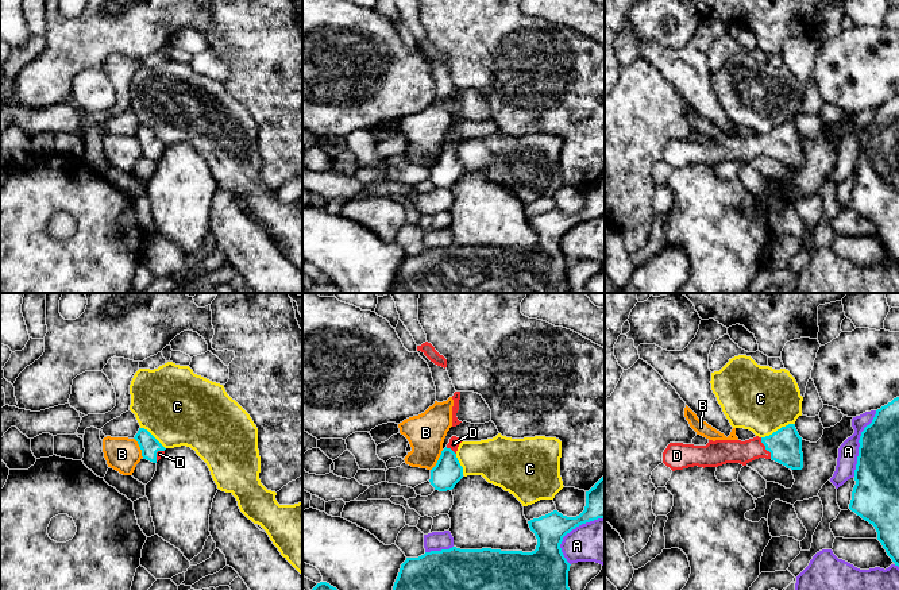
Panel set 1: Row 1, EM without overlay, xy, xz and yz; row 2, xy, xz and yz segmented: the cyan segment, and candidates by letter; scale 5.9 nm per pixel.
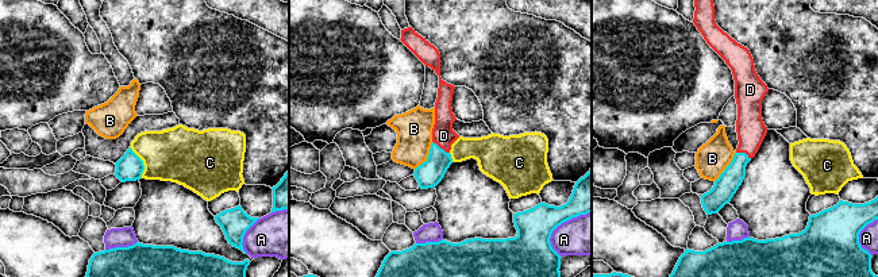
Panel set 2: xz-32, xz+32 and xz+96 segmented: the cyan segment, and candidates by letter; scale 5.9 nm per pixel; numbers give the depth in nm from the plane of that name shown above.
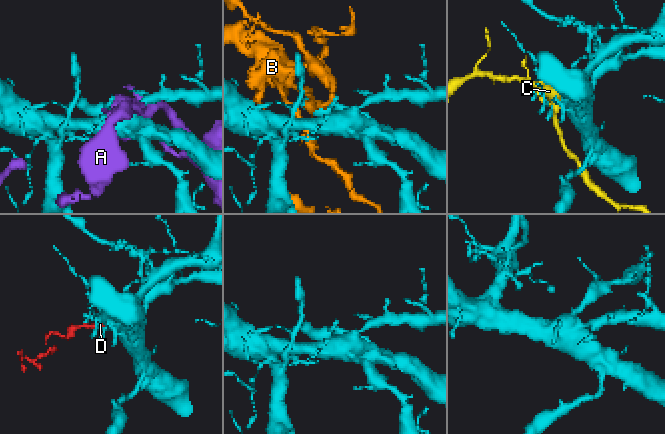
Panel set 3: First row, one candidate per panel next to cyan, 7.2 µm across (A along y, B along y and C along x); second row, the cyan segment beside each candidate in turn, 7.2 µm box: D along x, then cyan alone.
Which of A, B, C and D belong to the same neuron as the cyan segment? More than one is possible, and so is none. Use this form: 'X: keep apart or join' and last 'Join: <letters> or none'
A: keep apart
B: keep apart
C: keep apart
D: join
Join: D

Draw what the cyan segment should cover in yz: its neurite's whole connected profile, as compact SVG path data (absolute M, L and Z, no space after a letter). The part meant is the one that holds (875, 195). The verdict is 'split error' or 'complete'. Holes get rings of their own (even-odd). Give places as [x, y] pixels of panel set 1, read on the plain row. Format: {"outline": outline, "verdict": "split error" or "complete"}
{"outline": "M899 95L876 108L859 140L849 207L875 224L899 265Z", "verdict": "complete"}

